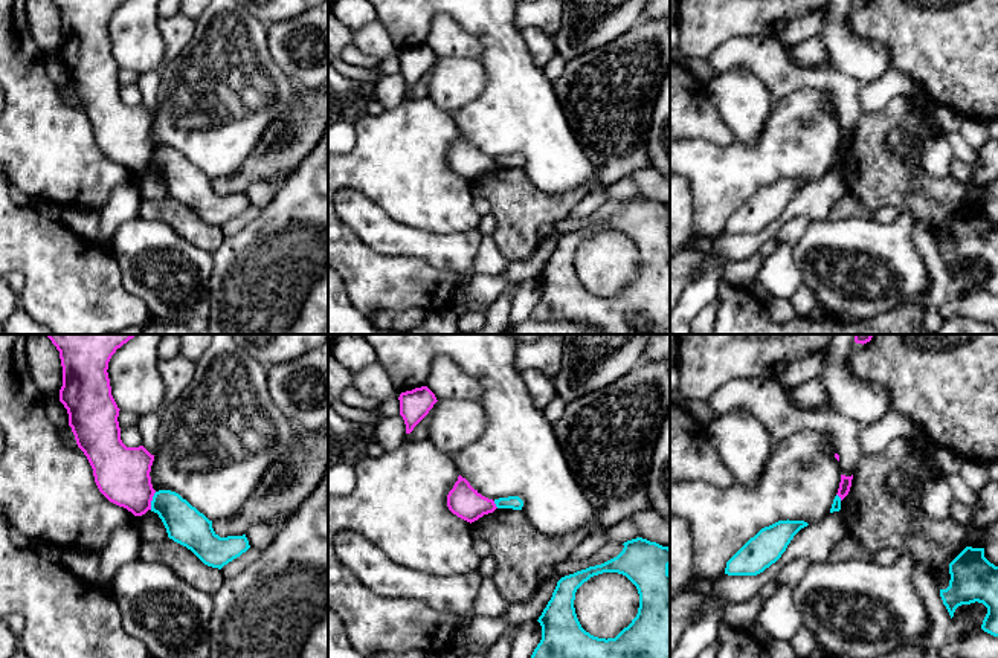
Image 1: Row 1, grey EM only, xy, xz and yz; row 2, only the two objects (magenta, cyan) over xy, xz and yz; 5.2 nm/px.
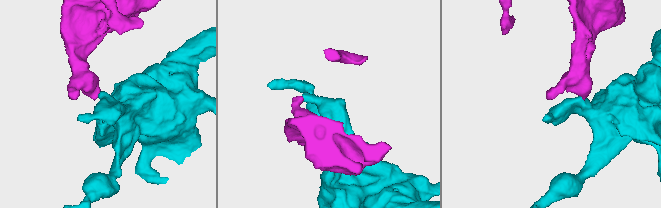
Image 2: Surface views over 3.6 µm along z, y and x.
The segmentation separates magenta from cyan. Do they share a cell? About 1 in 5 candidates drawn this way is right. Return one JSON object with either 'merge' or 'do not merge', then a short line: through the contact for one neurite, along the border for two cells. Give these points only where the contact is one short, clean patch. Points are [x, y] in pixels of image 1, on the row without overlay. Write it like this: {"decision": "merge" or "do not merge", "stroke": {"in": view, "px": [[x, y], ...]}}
{"decision": "do not merge", "stroke": {"in": "xy", "px": [[156, 150], [150, 167]]}}

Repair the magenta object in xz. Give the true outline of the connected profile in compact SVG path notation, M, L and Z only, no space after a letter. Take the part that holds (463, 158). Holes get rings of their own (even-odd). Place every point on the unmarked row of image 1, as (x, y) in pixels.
M461 133L447 153L447 165L453 173L470 182L497 166L493 157L482 154Z

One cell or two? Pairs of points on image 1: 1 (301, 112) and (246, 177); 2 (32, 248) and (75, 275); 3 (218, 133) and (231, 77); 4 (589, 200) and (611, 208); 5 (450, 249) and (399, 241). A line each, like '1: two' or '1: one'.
1: one
2: one
3: one
4: two
5: one

